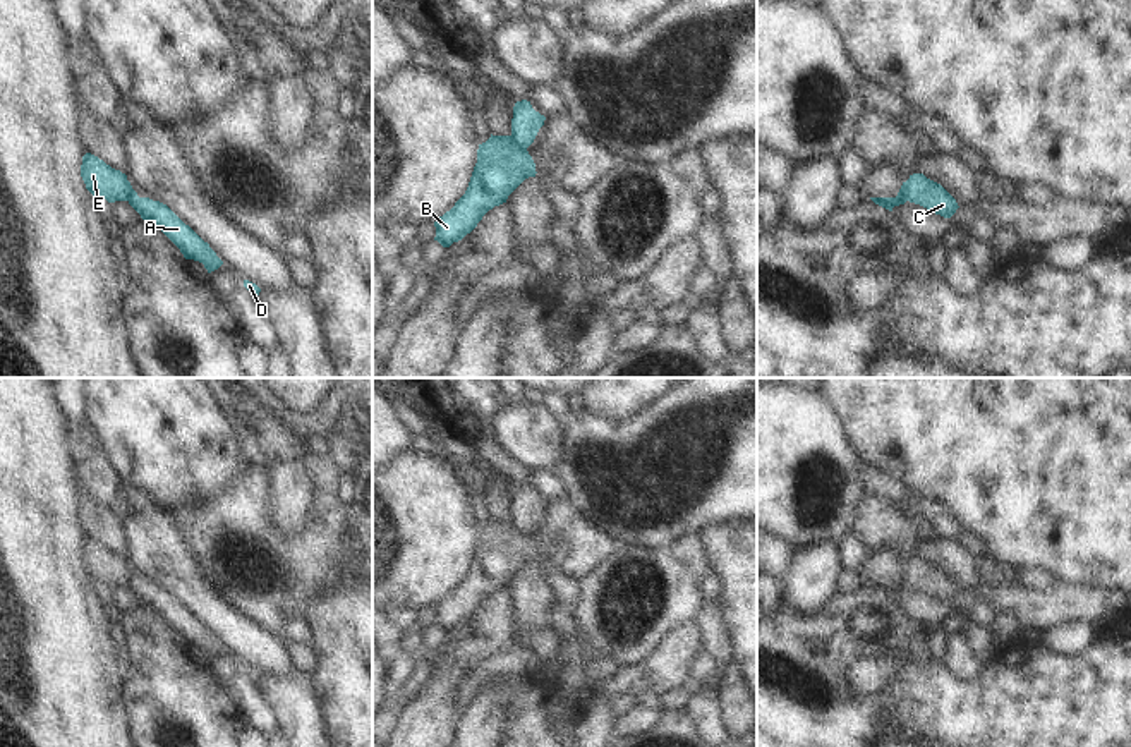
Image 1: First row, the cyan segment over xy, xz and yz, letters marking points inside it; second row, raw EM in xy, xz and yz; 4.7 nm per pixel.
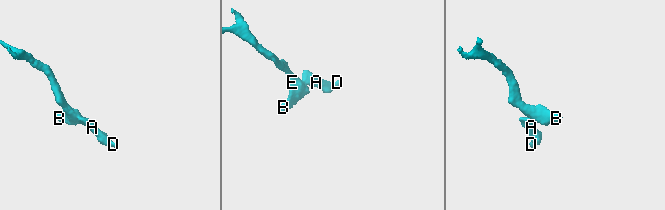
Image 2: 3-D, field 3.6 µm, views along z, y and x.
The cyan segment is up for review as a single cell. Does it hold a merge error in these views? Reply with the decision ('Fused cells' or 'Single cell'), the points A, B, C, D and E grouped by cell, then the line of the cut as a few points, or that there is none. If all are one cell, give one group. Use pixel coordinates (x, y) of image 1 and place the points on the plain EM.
Fused cells. Groups: A D / B C E. Split along xz (510, 521), (526, 533).

